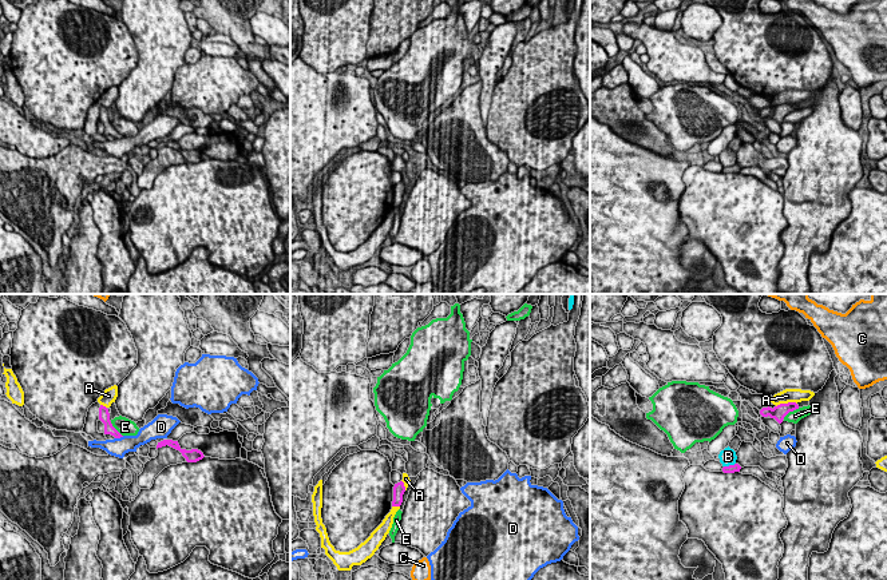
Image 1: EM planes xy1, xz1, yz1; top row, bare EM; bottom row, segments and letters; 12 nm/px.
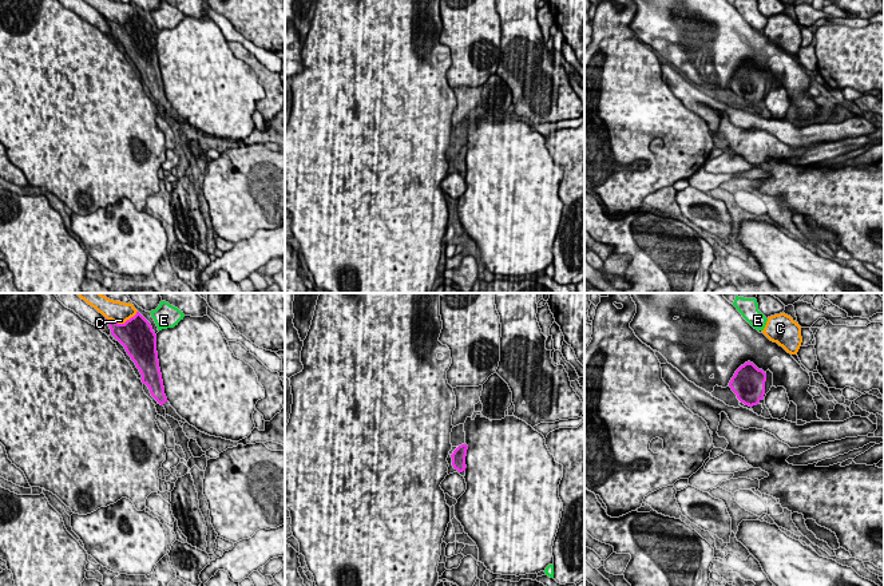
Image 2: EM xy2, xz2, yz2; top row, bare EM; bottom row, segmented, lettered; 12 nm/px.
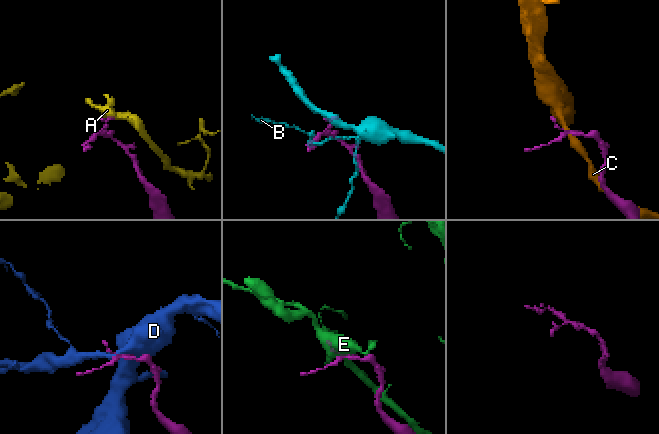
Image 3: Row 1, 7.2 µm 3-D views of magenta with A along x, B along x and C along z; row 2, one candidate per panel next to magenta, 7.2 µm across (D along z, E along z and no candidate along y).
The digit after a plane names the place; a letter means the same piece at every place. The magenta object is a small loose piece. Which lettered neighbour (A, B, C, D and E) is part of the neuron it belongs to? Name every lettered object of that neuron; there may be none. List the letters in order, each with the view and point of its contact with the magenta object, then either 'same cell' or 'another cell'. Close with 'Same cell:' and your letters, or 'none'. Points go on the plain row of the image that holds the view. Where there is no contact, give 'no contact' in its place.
A: yz1 (785, 104) | another cell
B: yz1 (729, 166) | another cell
C: xy2 (122, 24) | another cell
D: xy1 (119, 138) | another cell
E: yz1 (791, 111) | another cell
Same cell: none

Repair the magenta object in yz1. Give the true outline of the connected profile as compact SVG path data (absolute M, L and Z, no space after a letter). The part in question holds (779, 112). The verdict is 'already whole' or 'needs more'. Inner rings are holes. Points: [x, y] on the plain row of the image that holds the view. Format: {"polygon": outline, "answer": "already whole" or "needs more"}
{"polygon": "M788 103L788 104L780 104L777 107L772 108L763 108L760 111L760 115L763 118L771 118L775 119L779 124L783 123L784 118L789 114L799 110L799 106L796 103Z", "answer": "already whole"}

